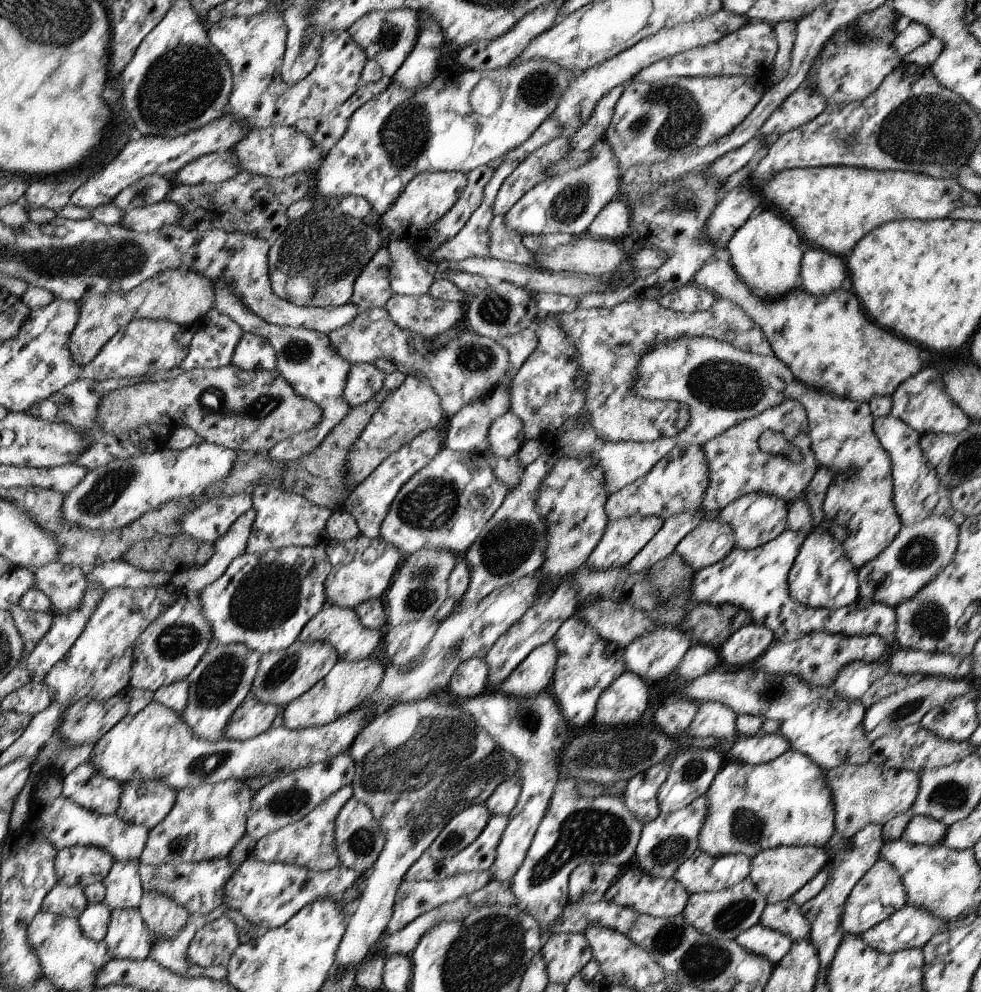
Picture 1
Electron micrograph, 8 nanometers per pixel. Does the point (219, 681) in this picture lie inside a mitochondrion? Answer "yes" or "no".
yes

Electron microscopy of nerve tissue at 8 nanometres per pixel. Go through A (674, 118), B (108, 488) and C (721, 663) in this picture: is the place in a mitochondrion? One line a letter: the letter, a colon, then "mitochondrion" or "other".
A: mitochondrion
B: mitochondrion
C: other

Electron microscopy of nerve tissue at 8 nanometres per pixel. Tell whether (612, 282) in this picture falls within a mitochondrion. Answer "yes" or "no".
no

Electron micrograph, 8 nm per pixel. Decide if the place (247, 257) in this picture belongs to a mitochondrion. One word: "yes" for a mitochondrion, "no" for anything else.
no

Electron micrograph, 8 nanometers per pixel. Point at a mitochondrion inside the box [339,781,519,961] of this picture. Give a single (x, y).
(361, 843)

